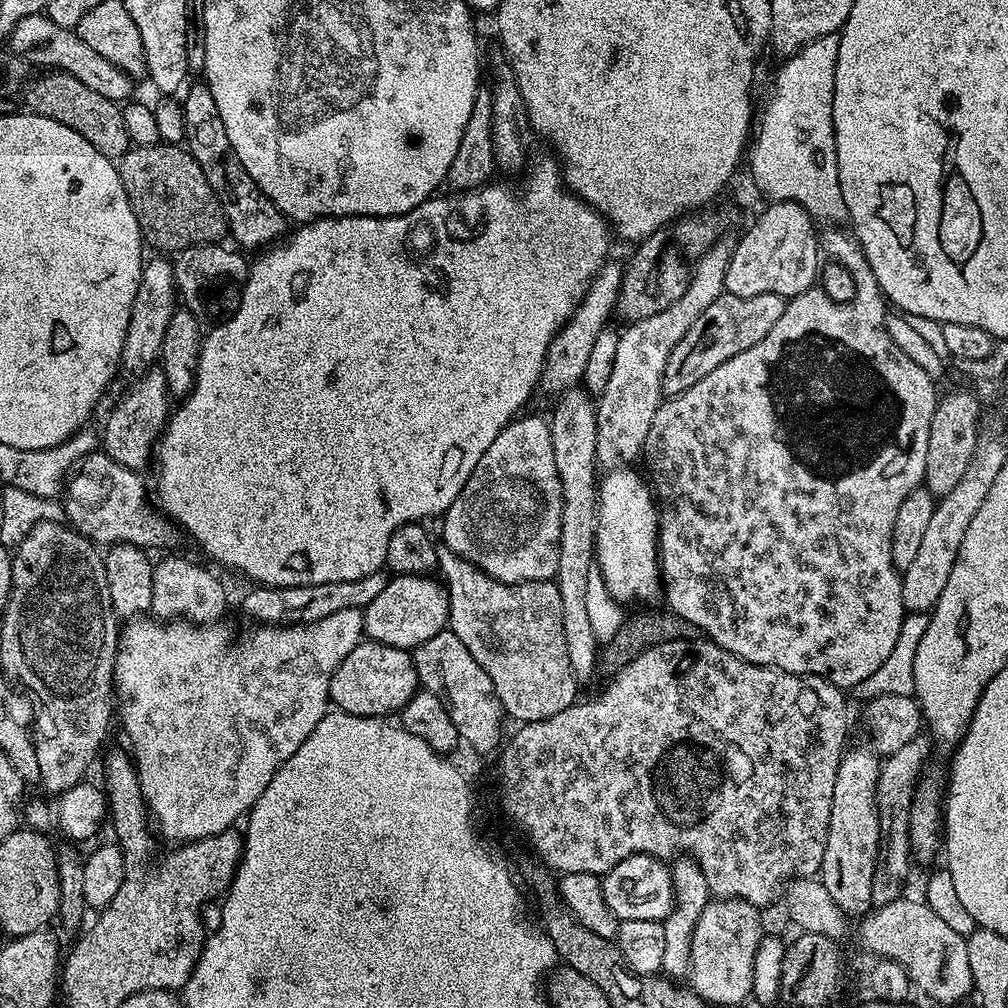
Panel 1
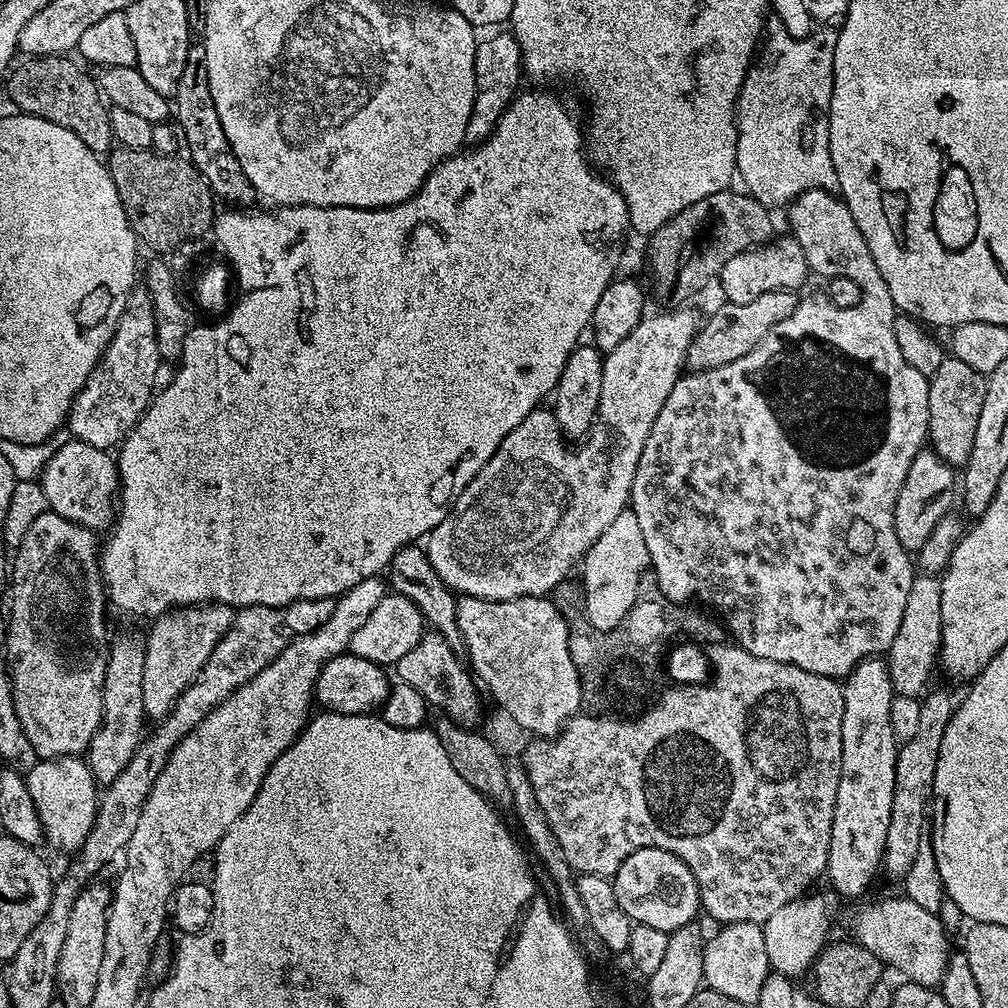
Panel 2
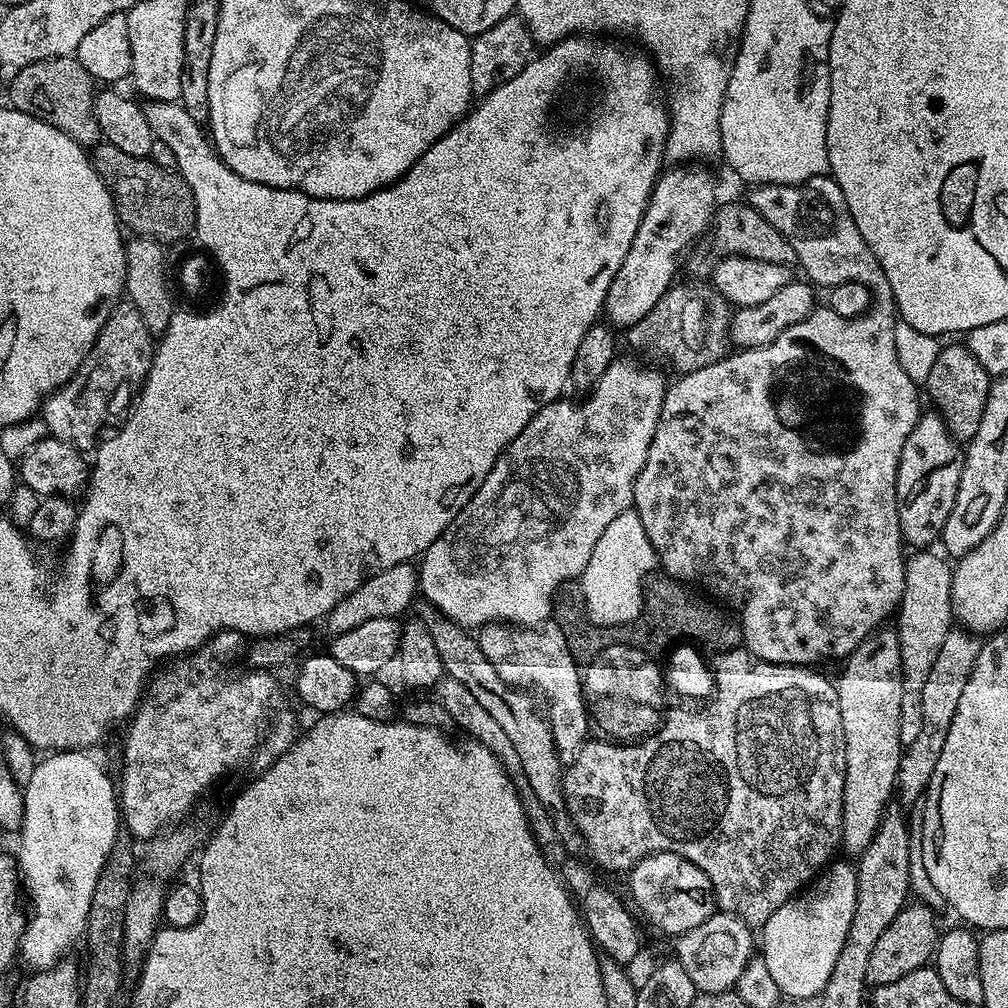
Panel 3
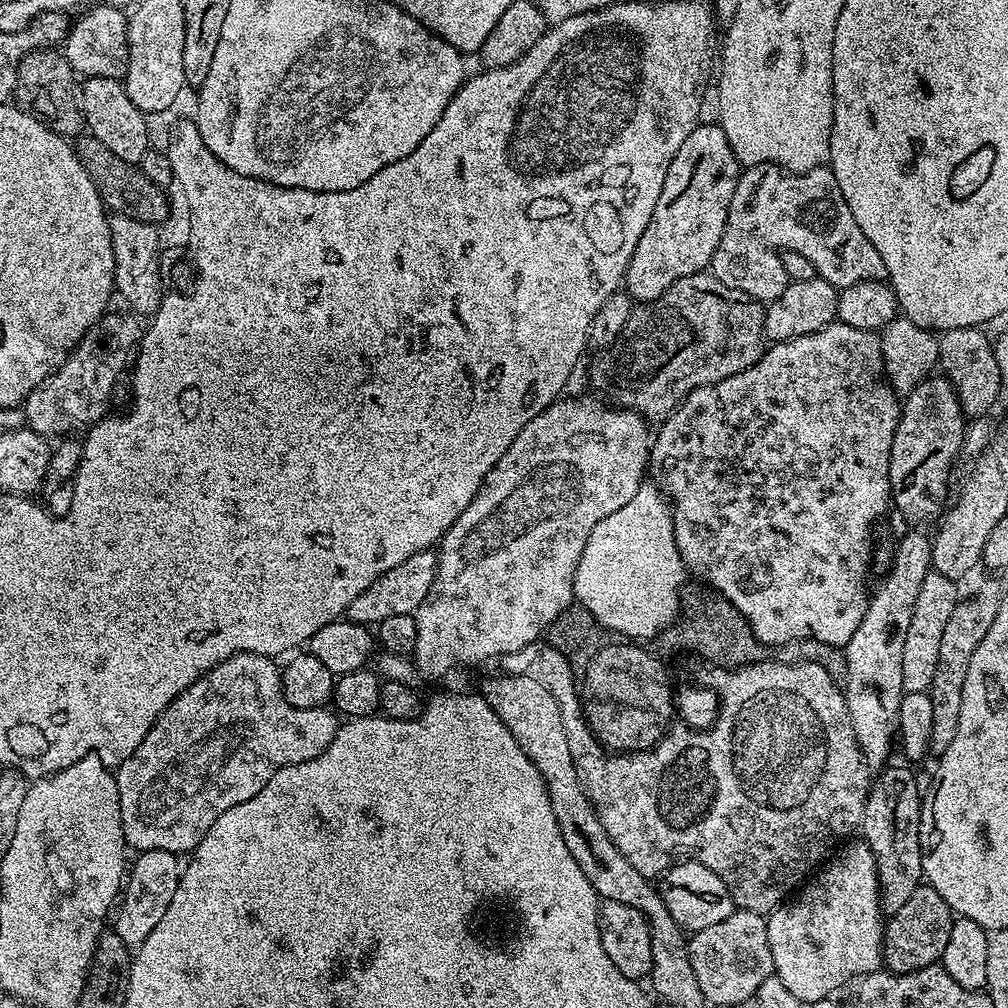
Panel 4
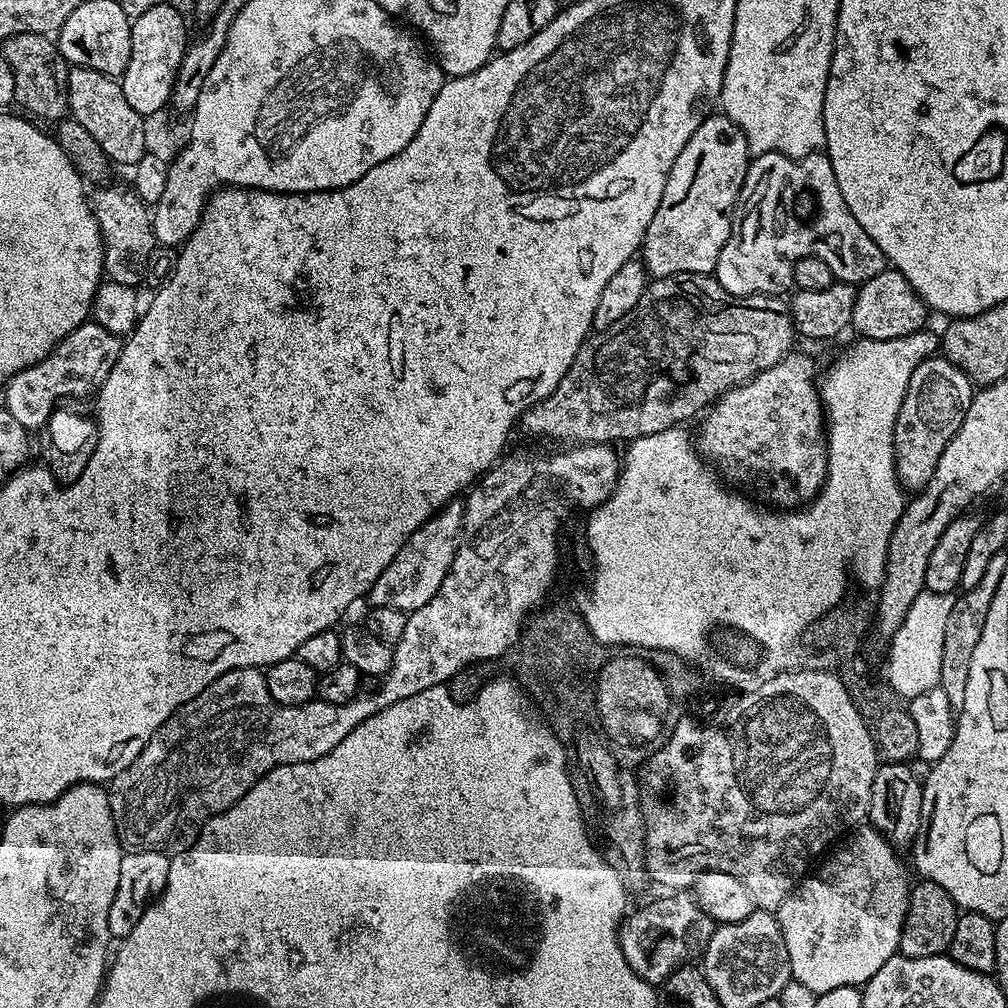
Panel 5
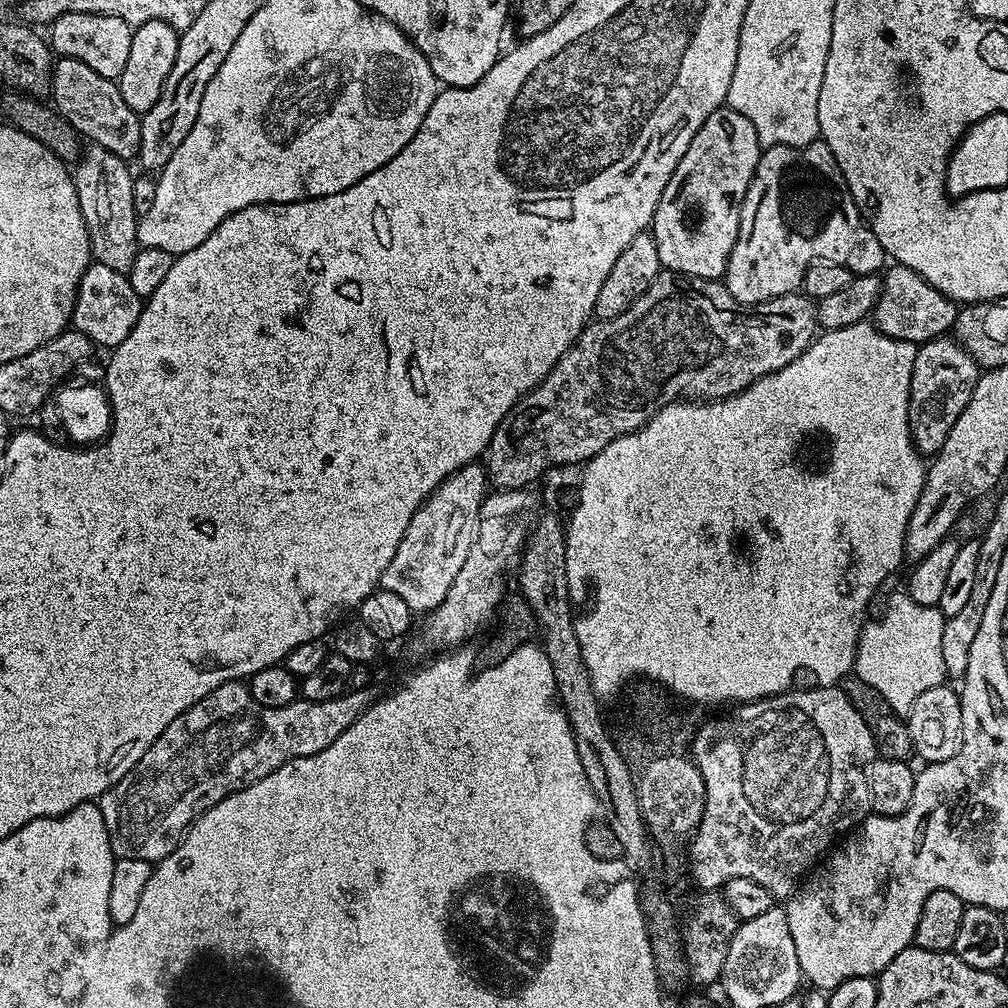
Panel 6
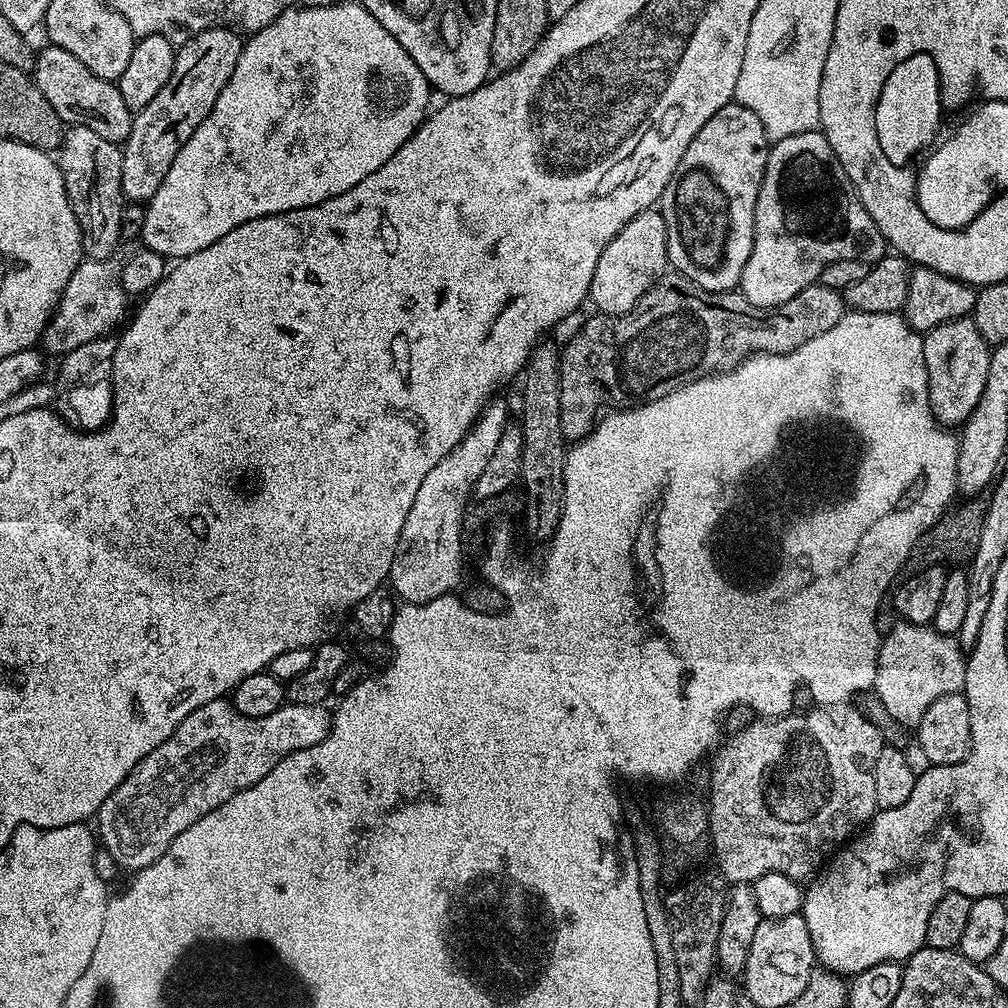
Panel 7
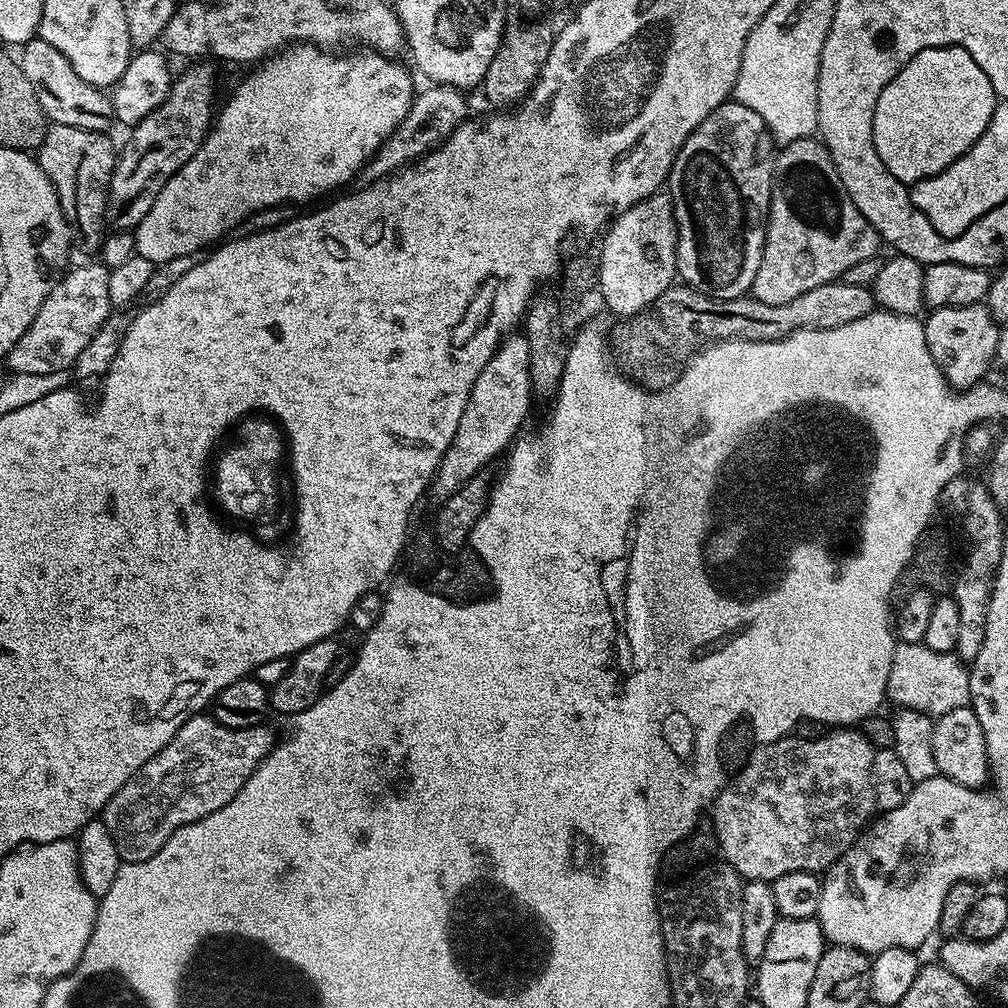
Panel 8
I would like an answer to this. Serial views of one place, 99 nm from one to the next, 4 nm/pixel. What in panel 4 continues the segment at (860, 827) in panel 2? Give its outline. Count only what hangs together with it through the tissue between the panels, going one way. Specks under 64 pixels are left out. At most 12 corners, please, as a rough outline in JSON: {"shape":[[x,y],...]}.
{"shape":[[901,538],[843,647],[844,701],[864,763],[894,752],[902,650],[932,566]]}

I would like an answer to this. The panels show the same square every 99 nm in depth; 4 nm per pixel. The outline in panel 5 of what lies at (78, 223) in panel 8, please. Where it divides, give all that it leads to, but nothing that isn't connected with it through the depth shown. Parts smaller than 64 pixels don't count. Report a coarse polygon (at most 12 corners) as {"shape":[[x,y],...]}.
{"shape":[[131,187],[90,196],[104,276],[135,289],[158,246]]}

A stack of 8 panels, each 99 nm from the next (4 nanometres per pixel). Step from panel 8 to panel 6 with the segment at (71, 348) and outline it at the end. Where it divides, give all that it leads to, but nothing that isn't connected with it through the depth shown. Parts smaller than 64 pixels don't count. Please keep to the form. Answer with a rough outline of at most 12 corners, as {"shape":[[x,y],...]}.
{"shape":[[94,262],[72,324],[111,350],[137,324],[142,297],[125,273]]}

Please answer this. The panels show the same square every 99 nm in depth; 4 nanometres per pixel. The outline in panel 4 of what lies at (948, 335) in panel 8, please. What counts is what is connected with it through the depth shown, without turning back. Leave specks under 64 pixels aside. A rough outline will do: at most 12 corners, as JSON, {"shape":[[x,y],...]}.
{"shape":[[933,374],[902,400],[891,503],[924,526],[945,511],[966,417]]}

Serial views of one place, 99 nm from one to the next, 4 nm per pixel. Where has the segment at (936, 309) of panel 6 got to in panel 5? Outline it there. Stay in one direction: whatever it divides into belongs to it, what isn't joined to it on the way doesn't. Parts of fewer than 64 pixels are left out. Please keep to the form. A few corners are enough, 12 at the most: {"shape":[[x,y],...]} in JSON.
{"shape":[[888,266],[857,287],[850,328],[865,340],[921,331],[930,309]]}

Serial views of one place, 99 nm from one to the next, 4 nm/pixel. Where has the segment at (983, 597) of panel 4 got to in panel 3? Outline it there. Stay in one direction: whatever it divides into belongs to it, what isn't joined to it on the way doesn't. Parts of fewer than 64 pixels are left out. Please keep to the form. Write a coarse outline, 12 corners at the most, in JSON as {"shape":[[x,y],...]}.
{"shape":[[952,626],[919,691],[922,730],[900,754],[901,805],[927,793],[979,635]]}

